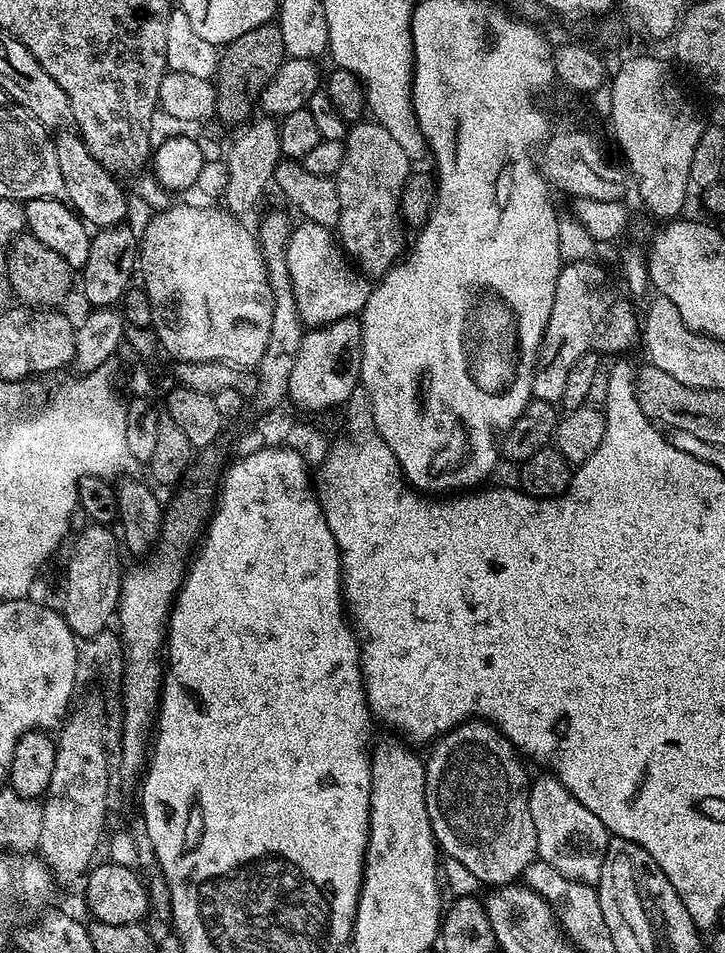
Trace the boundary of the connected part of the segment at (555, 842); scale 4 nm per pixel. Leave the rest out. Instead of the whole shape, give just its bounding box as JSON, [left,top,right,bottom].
[526,775,610,886]

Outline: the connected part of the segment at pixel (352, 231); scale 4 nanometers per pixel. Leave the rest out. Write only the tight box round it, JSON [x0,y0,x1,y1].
[334,122,410,278]

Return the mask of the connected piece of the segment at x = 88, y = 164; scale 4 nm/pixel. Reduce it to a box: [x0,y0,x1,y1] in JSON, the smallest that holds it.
[55,130,129,230]

